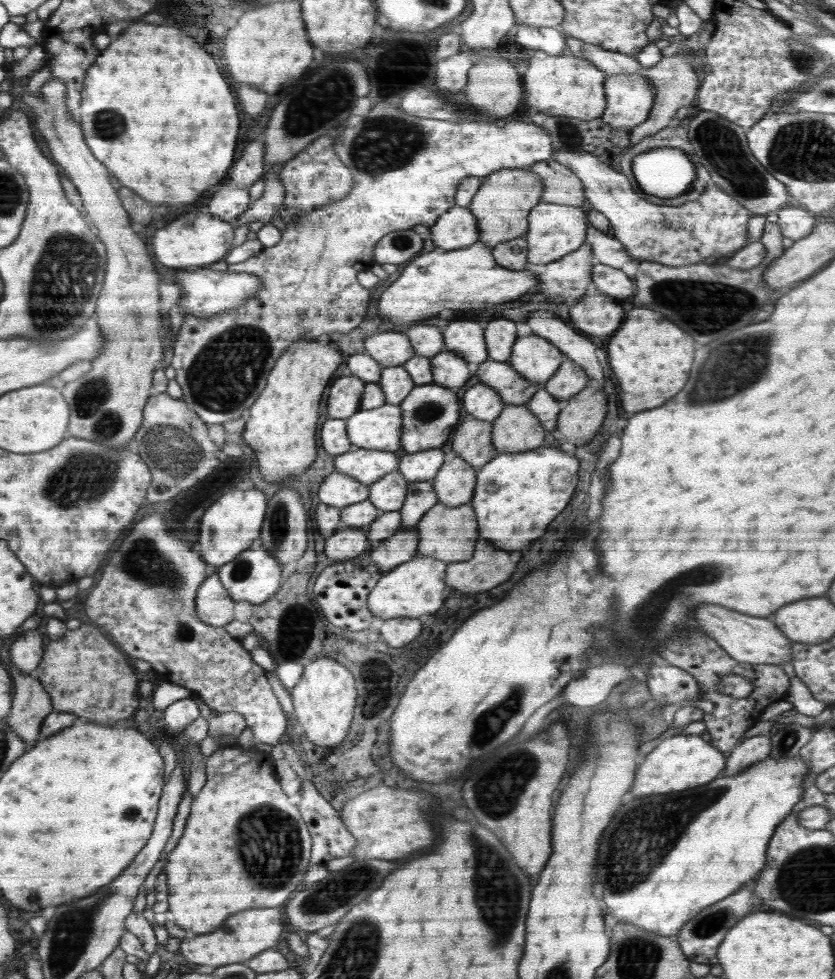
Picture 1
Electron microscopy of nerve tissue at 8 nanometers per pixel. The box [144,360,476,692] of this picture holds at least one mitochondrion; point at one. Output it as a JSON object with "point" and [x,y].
{"point":[293,622]}

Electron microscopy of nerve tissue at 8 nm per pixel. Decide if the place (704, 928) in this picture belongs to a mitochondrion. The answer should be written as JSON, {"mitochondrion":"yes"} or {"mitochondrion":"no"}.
{"mitochondrion":"yes"}

